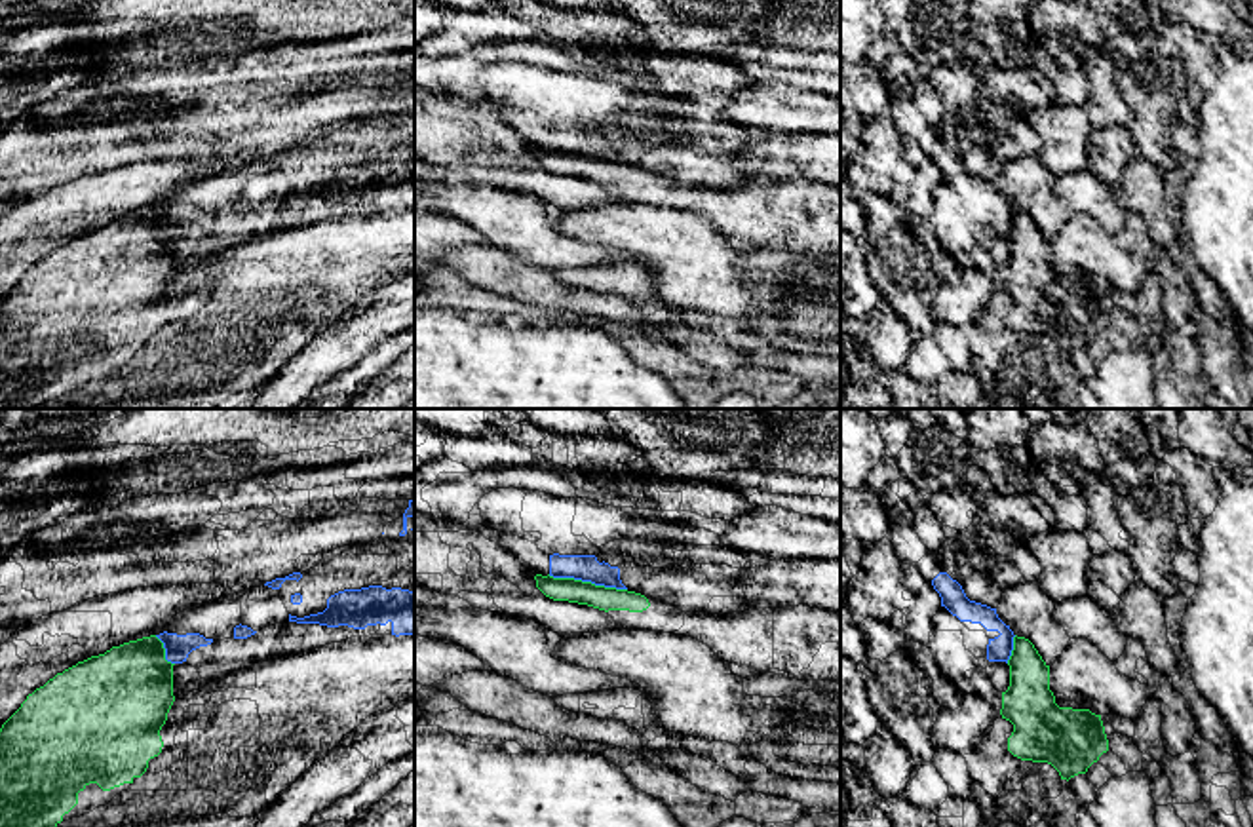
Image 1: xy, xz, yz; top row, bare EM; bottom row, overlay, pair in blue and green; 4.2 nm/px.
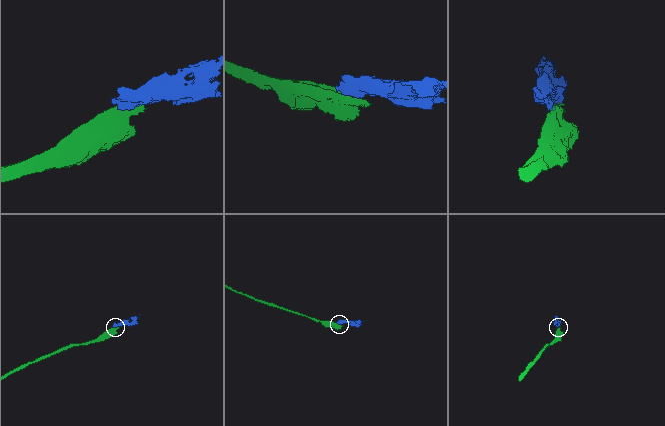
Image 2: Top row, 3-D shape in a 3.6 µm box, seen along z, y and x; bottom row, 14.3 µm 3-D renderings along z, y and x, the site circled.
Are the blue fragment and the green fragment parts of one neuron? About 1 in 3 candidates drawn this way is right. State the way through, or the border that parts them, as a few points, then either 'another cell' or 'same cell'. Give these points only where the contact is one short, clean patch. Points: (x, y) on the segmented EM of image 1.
along xz (548, 575), (626, 590) | another cell

